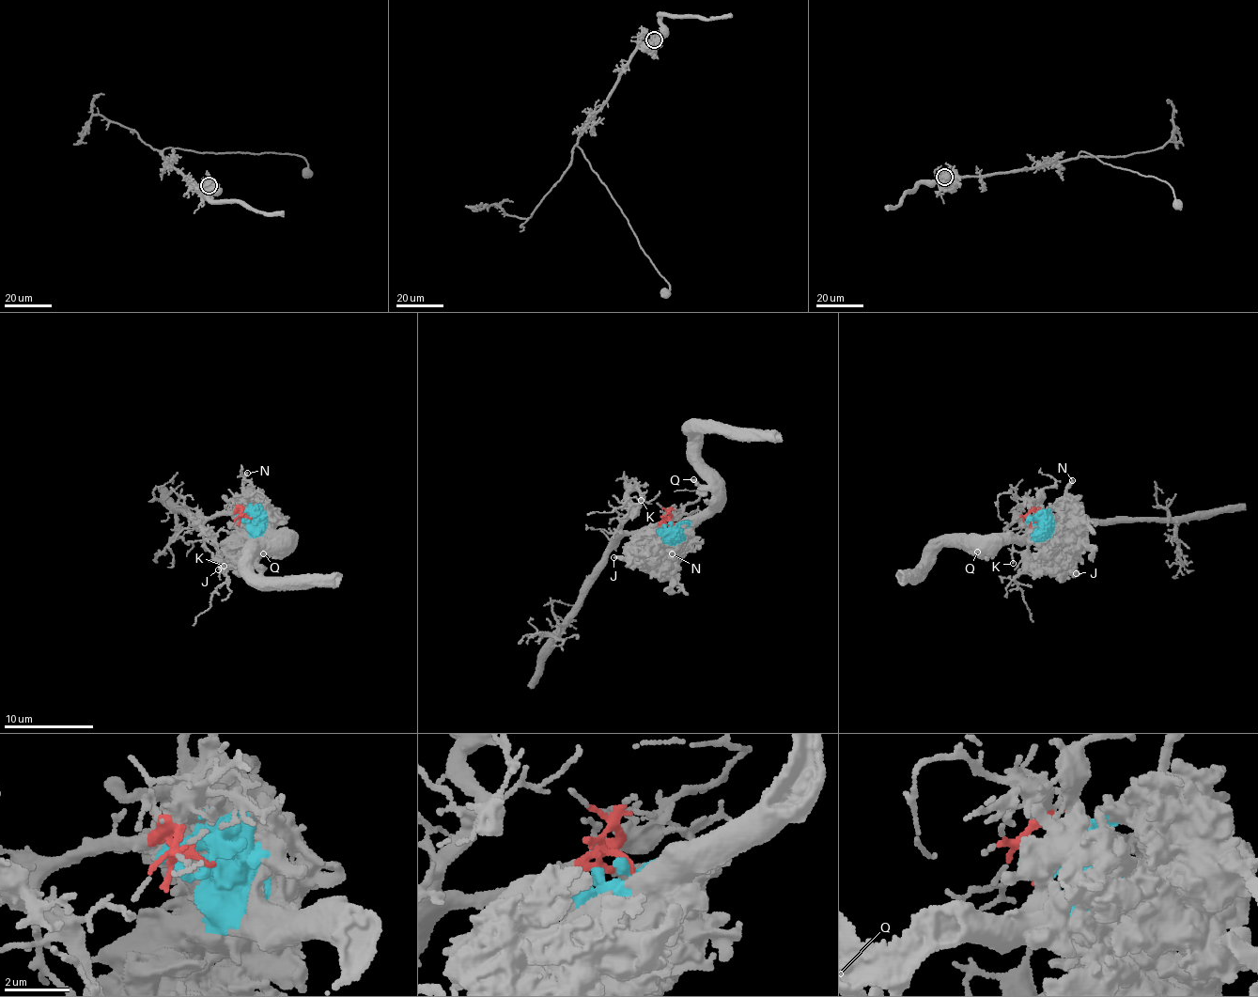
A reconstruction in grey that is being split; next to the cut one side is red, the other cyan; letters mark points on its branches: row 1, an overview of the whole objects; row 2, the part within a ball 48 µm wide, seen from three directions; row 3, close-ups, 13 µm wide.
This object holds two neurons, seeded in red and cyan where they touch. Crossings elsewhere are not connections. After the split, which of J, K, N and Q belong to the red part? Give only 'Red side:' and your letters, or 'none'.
Red side: K

